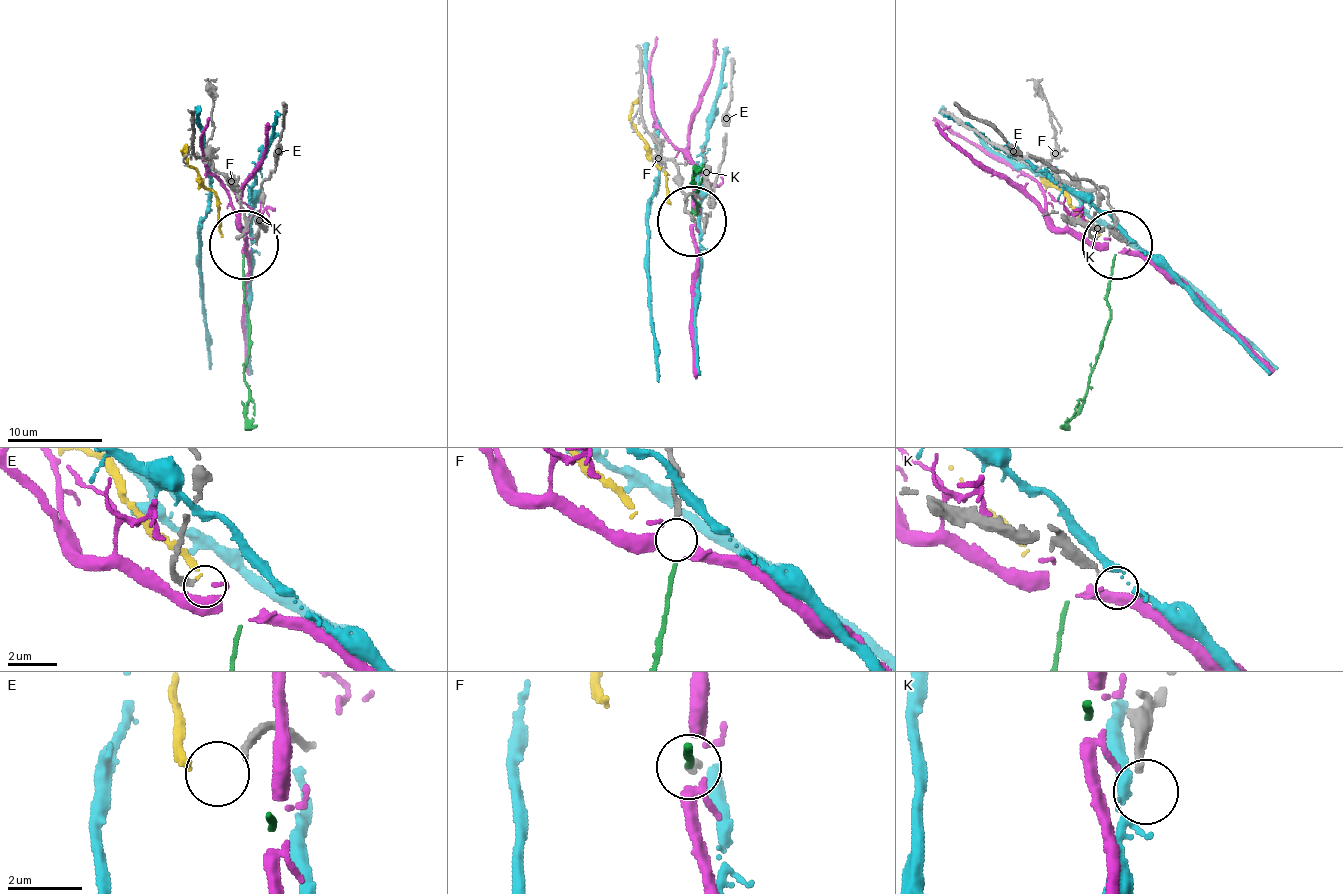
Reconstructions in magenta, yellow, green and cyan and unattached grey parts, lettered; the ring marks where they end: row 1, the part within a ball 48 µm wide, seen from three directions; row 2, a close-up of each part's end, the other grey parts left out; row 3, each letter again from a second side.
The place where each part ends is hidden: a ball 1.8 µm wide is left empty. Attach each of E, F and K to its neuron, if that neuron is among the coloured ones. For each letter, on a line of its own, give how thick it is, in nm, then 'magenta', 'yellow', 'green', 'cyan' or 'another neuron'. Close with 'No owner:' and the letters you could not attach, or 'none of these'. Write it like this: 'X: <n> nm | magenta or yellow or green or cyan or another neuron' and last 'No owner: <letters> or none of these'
E: 240 nm | yellow
F: 200 nm | green
K: 200 nm | another neuron
No owner: K

